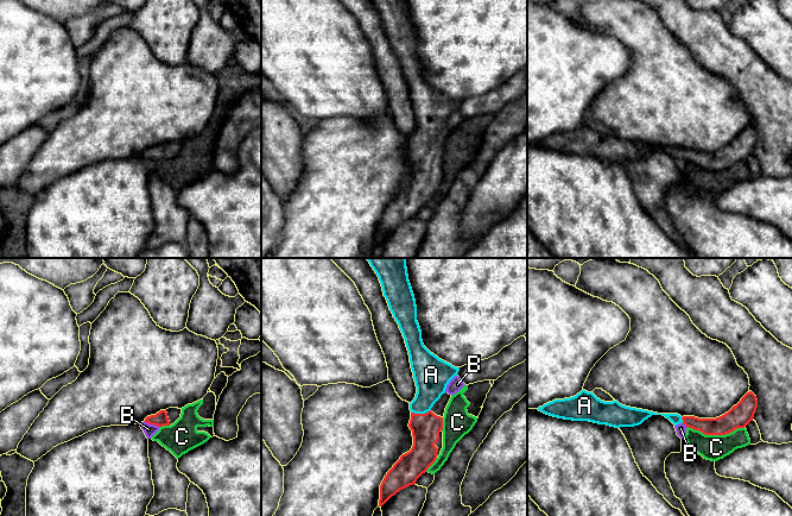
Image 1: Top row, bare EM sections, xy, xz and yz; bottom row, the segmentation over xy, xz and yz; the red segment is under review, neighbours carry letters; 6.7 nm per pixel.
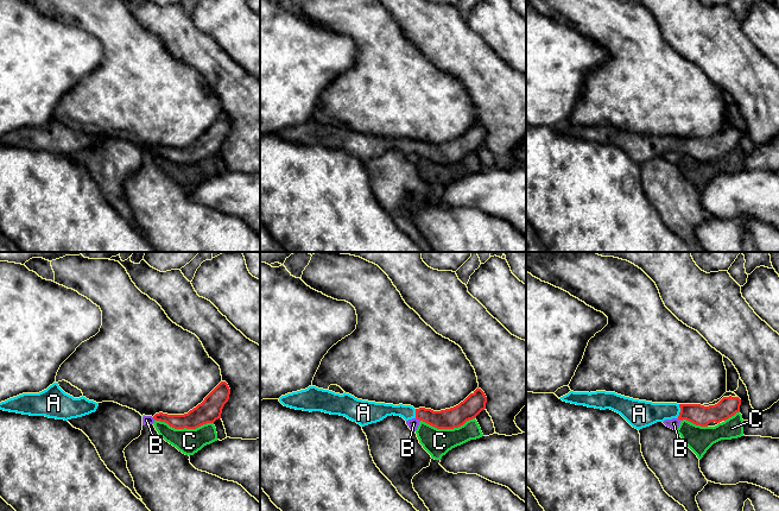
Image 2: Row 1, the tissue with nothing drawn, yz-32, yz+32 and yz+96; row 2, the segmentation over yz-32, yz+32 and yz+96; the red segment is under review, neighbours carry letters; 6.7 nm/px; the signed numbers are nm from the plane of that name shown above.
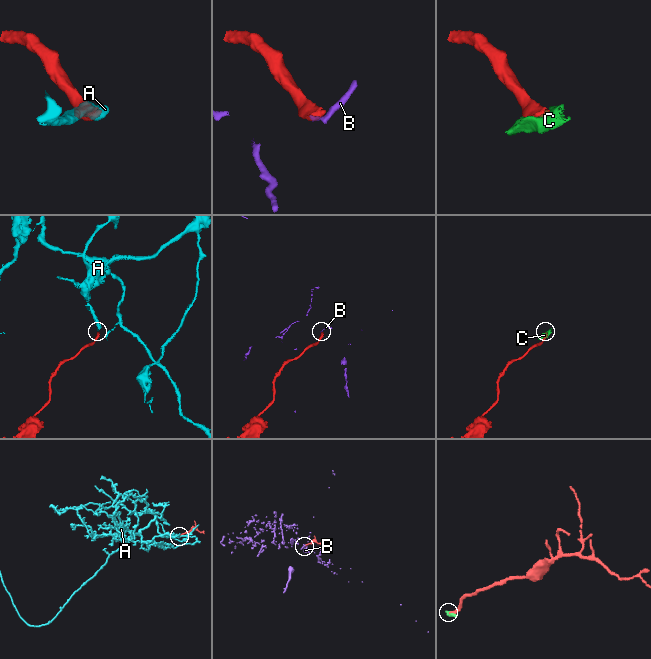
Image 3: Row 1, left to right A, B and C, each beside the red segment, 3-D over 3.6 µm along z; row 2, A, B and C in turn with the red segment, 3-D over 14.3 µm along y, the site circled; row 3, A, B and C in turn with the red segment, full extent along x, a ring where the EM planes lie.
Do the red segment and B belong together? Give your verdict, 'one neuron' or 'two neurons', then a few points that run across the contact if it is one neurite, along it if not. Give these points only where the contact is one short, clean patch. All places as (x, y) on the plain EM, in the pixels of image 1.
two neurons; line xy (144, 155), (158, 161)

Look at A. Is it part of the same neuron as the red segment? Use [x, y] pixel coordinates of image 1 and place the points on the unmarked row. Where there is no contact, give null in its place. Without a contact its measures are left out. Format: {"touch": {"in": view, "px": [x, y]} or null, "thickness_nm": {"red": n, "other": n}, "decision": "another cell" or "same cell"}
{"touch": {"in": "xz", "px": [420, 148]}, "thickness_nm": {"red": 190, "other": 220}, "decision": "same cell"}

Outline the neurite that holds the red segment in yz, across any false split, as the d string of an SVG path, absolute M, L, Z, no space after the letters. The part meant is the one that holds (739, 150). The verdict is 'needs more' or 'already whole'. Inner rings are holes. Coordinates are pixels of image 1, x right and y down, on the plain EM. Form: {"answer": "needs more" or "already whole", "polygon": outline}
{"answer": "needs more", "polygon": "M582 124L574 131L555 133L539 140L538 144L558 152L589 155L610 161L634 161L641 158L652 149L663 149L674 159L684 157L705 169L726 169L737 162L745 162L753 155L758 141L756 130L749 125L728 146L716 152L698 152L678 147L658 147L648 144L631 141L617 134L604 136L593 126Z"}

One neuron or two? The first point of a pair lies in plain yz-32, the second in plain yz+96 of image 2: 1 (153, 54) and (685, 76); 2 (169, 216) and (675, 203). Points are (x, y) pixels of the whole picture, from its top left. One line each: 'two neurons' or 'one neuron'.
1: one neuron
2: two neurons

